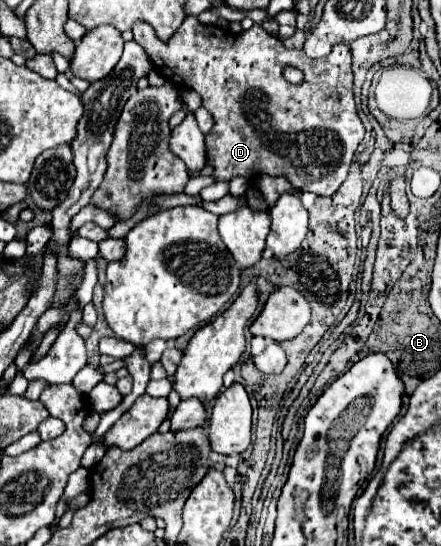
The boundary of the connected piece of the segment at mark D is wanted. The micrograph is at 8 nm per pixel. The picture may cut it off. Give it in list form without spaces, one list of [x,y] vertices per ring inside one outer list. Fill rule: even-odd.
[[[187,16],[169,42],[161,42],[147,22],[137,22],[133,26],[133,36],[135,42],[139,42],[151,56],[155,70],[167,82],[195,90],[201,100],[205,100],[205,108],[215,118],[215,126],[205,142],[207,160],[215,166],[213,176],[217,180],[231,180],[233,176],[251,178],[261,170],[265,174],[287,176],[301,192],[315,192],[319,196],[331,196],[343,184],[353,154],[365,136],[365,128],[353,100],[351,52],[347,44],[337,44],[329,56],[313,60],[307,58],[303,50],[287,50],[277,36],[265,32],[257,24],[241,34],[233,34],[219,26],[199,26],[195,16]],[[287,64],[305,72],[303,84],[289,84],[283,78],[283,66]]]

